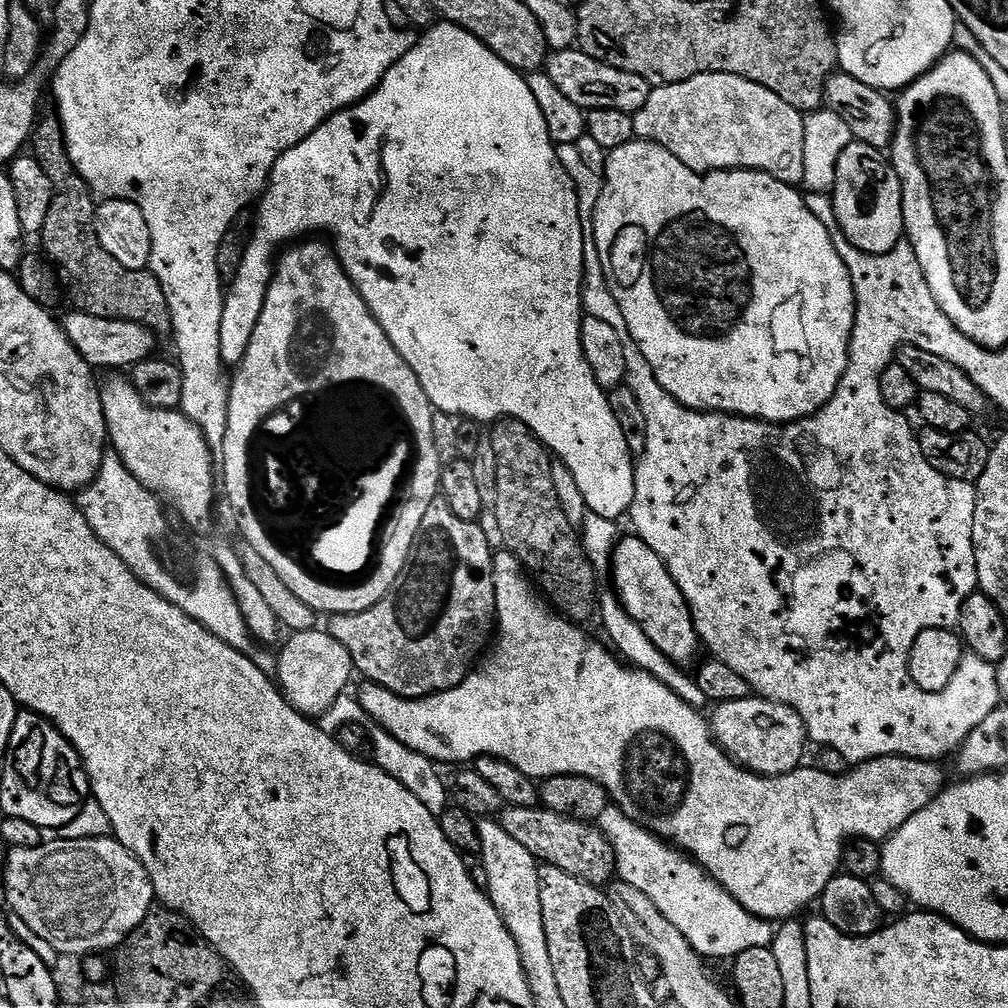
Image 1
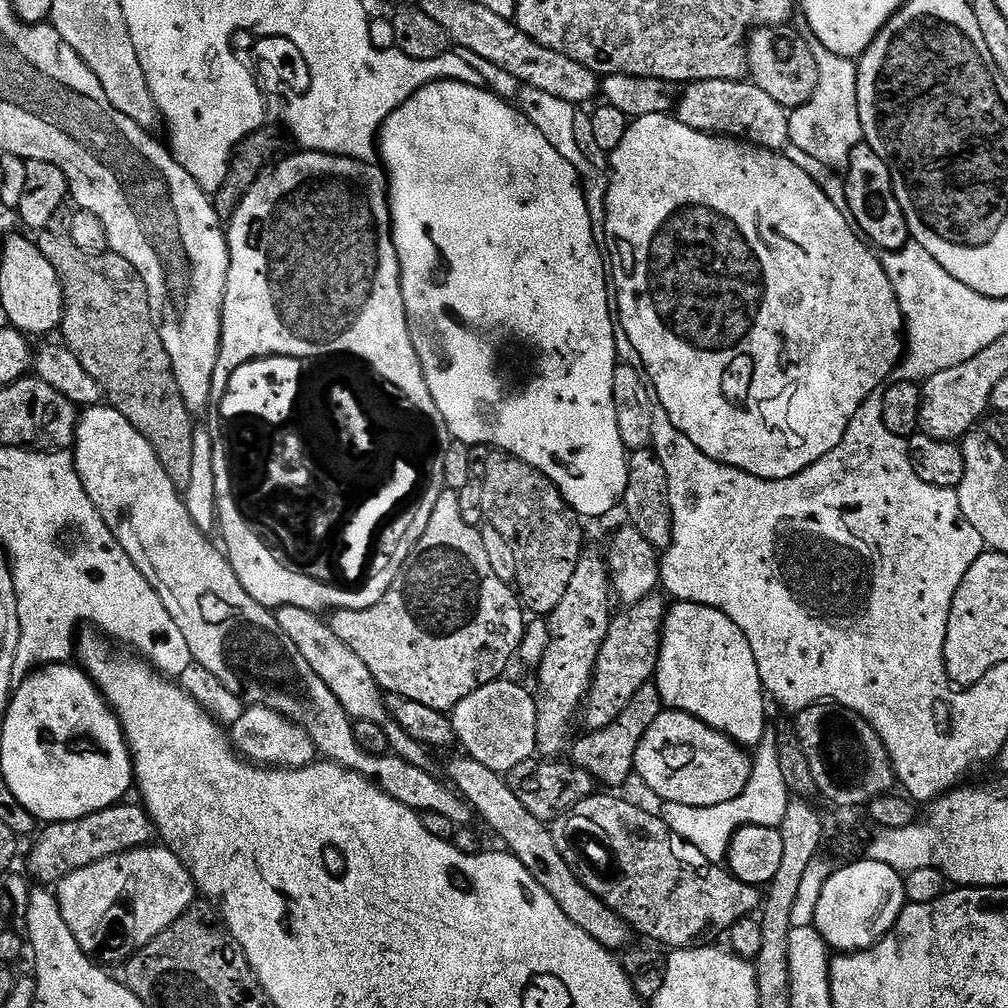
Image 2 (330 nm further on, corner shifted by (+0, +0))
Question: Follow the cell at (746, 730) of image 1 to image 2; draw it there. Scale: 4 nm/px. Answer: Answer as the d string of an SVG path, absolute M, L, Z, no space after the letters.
M661 710L658 718L646 730L643 742L636 751L637 777L644 779L644 784L656 796L661 796L661 801L682 806L718 806L722 802L730 802L738 798L746 790L752 778L754 760L751 755L735 740L714 731L706 722L694 718L685 712Z

